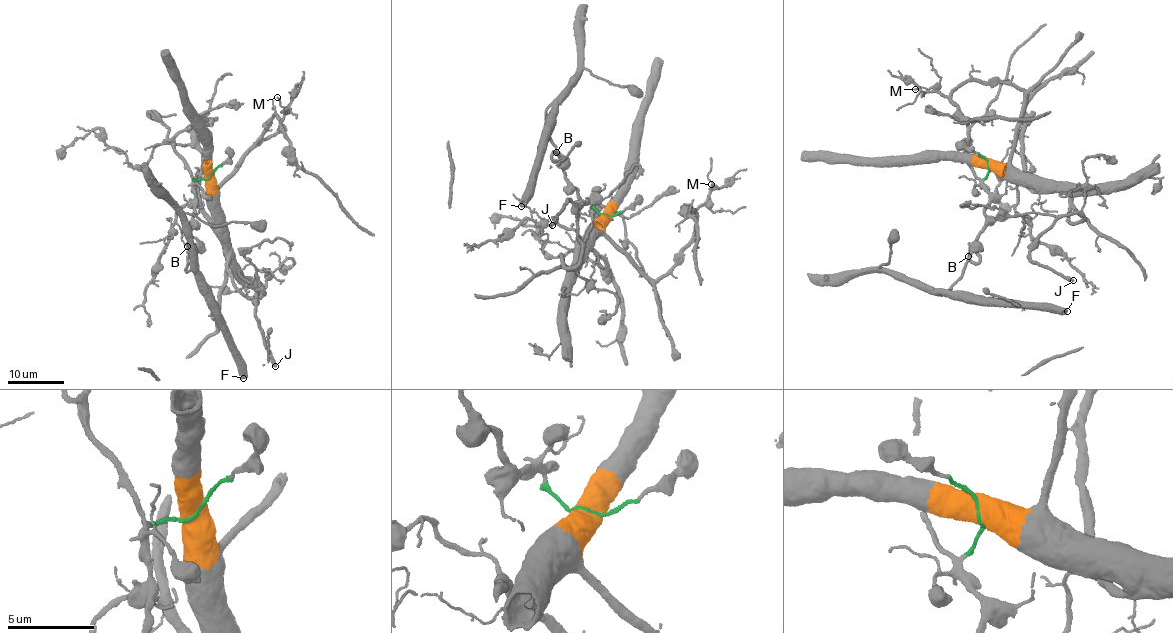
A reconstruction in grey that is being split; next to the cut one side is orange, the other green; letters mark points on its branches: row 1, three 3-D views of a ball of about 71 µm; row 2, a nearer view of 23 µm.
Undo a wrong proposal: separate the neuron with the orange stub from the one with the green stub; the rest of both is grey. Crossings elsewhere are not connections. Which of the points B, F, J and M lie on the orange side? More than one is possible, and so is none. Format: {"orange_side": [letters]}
{"orange_side": ["J", "M"]}

